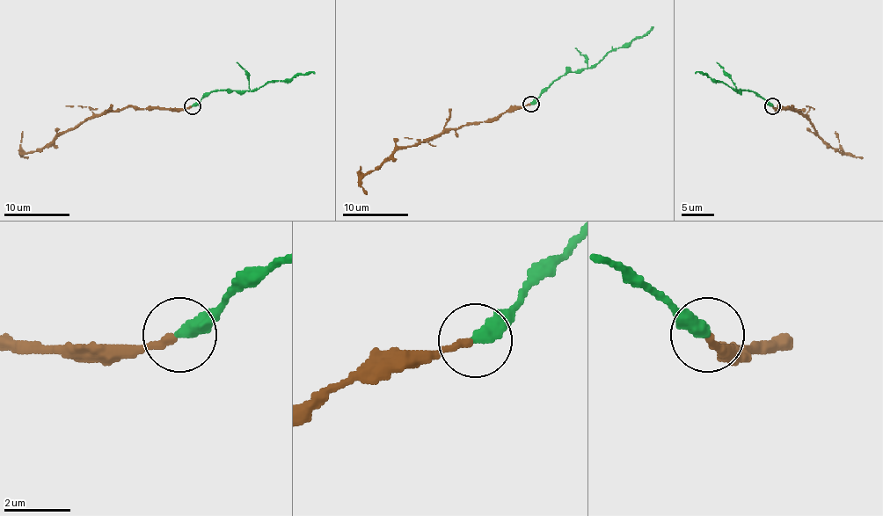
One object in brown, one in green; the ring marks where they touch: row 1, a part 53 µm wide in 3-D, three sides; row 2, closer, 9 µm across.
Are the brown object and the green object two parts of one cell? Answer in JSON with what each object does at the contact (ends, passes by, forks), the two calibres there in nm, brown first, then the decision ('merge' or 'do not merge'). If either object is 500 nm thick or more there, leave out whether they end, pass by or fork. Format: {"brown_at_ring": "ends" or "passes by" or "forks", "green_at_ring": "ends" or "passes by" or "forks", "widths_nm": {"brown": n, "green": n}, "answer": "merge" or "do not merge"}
{"brown_at_ring": "ends", "green_at_ring": "ends", "widths_nm": {"brown": 240, "green": 400}, "answer": "merge"}

